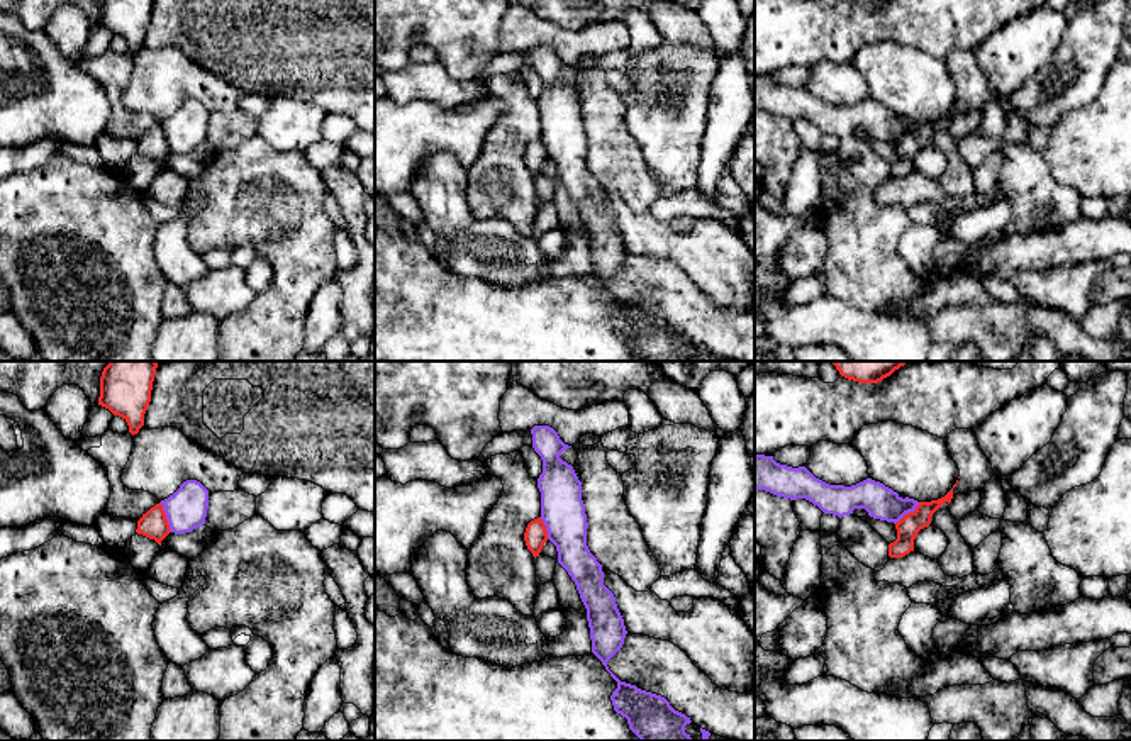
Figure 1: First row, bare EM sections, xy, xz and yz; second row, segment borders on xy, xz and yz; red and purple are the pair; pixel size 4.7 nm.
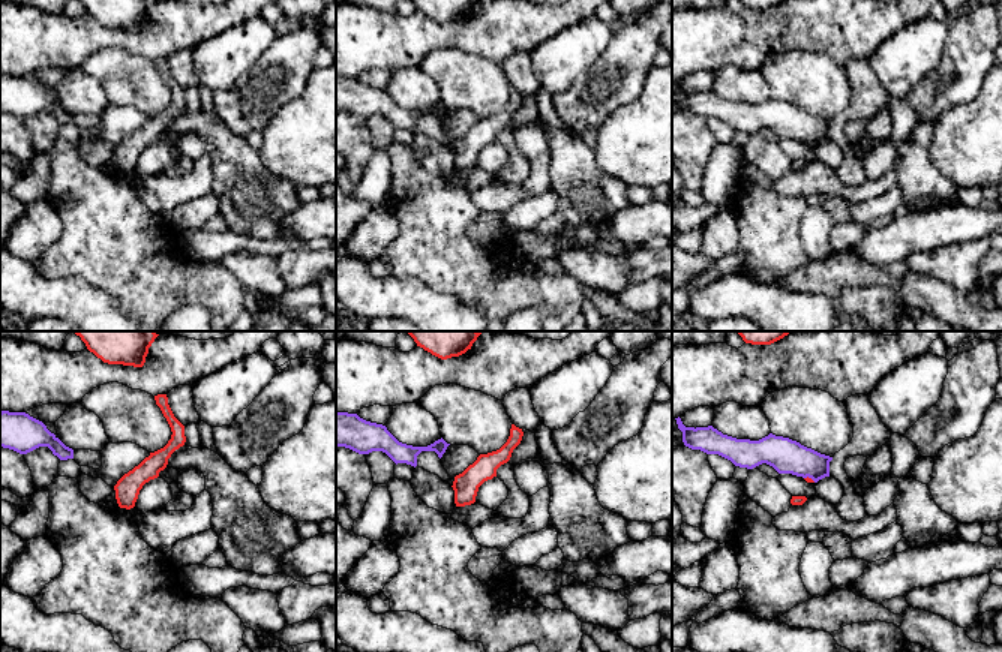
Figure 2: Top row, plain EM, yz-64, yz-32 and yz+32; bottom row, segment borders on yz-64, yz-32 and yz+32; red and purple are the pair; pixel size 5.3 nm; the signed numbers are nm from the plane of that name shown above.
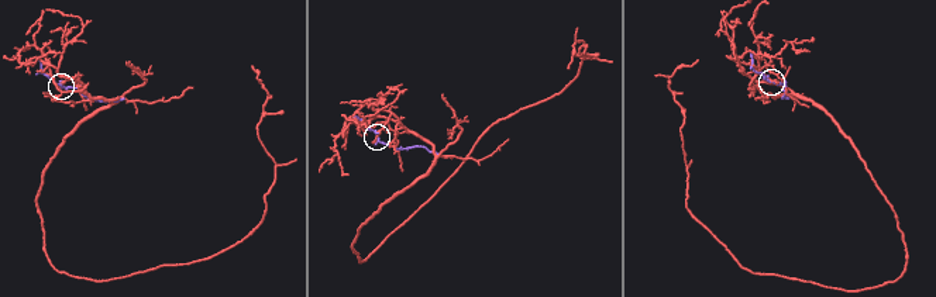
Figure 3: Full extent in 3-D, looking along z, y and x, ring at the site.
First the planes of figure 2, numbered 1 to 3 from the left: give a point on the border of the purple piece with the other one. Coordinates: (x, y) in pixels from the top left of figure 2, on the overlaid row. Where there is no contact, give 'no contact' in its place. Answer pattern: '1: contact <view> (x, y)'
1: no contact
2: no contact
3: contact yz+32 (810, 478)

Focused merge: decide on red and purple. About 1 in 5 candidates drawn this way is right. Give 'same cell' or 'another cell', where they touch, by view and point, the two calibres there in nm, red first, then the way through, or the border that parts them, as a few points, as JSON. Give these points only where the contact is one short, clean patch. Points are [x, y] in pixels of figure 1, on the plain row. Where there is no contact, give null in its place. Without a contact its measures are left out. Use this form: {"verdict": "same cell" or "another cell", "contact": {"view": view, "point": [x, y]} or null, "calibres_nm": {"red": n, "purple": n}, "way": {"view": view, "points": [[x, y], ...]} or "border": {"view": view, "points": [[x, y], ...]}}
{"verdict": "another cell", "contact": {"view": "xy", "point": [165, 138]}, "calibres_nm": {"red": 140, "purple": 190}, "border": {"view": "xy", "points": [[160, 122], [172, 151]]}}

